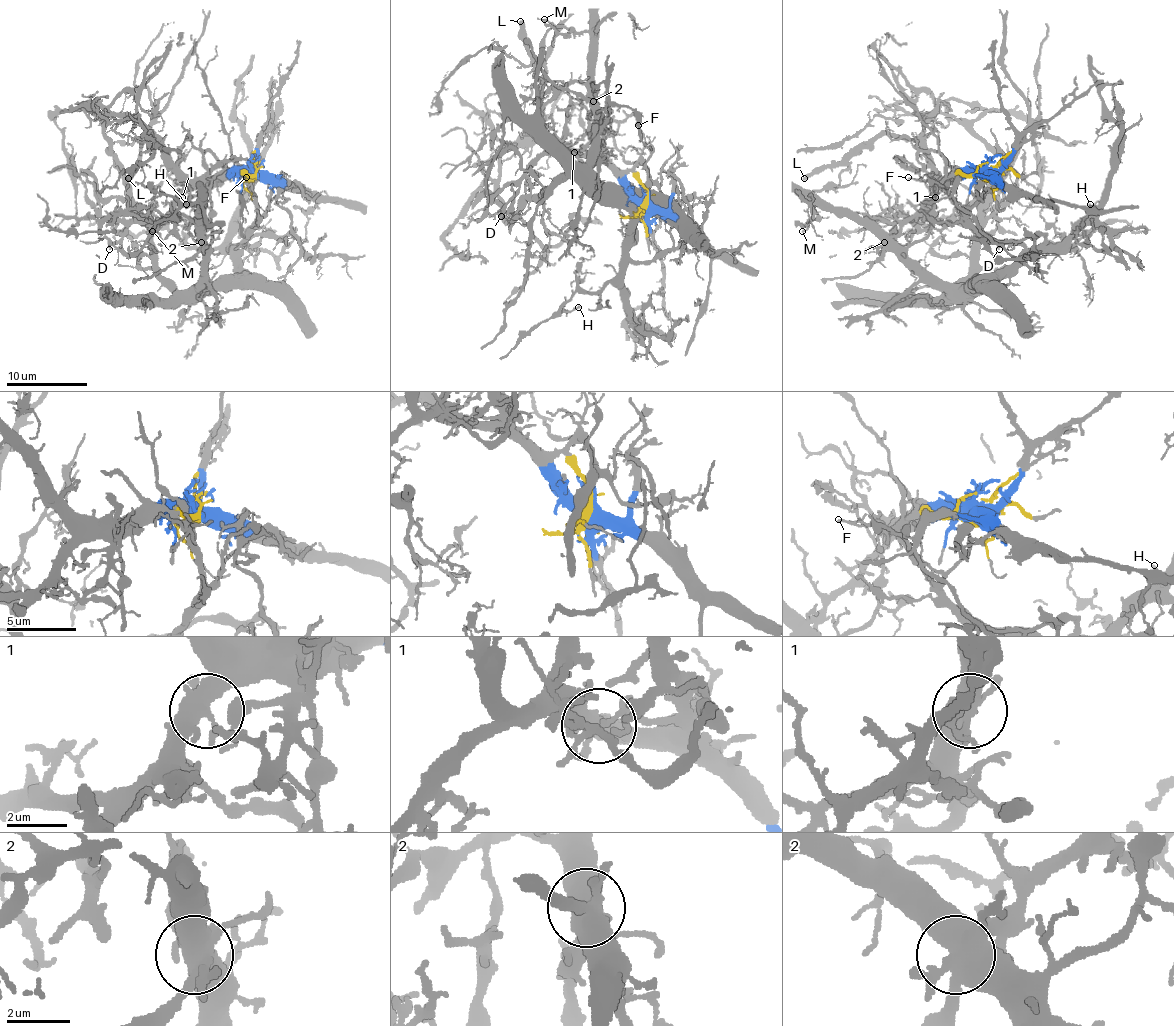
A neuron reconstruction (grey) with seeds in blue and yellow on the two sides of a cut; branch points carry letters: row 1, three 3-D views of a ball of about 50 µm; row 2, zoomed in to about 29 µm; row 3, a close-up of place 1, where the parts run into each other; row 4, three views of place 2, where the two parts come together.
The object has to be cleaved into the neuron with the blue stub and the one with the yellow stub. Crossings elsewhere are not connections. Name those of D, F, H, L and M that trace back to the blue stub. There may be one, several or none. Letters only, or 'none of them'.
D, L

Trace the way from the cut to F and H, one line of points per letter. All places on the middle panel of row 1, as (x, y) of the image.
F: (645, 205), (647, 187), (635, 165), (641, 157), (645, 137), (637, 125)
H: (645, 205), (637, 165), (647, 191), (637, 238), (613, 278), (577, 292), (561, 312), (579, 306)

